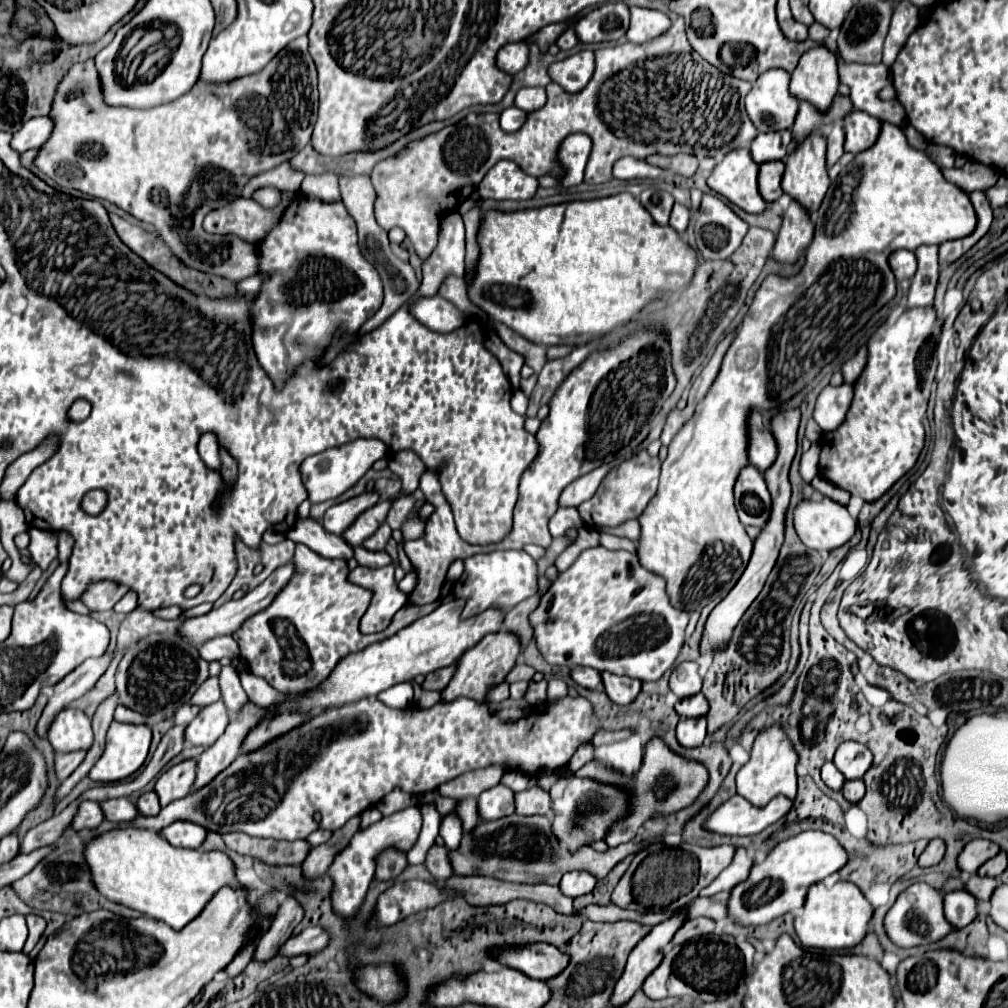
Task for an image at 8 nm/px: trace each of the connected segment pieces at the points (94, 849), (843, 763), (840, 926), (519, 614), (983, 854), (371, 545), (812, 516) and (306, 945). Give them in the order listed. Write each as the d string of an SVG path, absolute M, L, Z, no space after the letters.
M128 828L106 832L86 844L86 862L102 896L150 918L158 918L174 930L182 930L192 922L216 890L224 886L234 890L246 888L236 880L236 864L224 852L174 848L154 830Z
M842 742L834 756L834 766L844 774L846 780L862 780L872 764L872 752L858 742Z
M818 882L810 886L802 912L794 918L794 928L800 944L806 948L842 950L856 946L866 936L866 924L870 922L870 918L872 906L862 896L858 886L850 882L836 882L834 886Z
M540 596L528 598L528 600L520 602L514 610L510 610L504 616L504 628L510 630L510 632L514 632L514 634L518 634L522 646L526 646L528 640L534 636L532 626L530 626L530 612L538 608L538 602L540 602Z
M972 840L960 852L958 868L964 872L976 872L986 860L994 858L994 854L998 854L998 850L1000 850L1000 846L990 840Z
M382 524L382 526L378 528L378 532L376 532L372 538L368 538L368 540L364 542L364 548L366 548L366 550L370 550L370 552L384 550L384 548L386 548L386 544L388 544L388 540L390 540L390 536L392 536L390 526L388 526L388 524Z
M824 496L798 502L794 508L794 528L808 548L834 550L854 536L856 522L846 506L838 506L838 502L830 502Z
M308 928L302 934L288 938L280 946L278 956L292 958L292 956L298 956L298 954L314 954L314 952L322 950L326 944L328 944L328 934L322 928Z

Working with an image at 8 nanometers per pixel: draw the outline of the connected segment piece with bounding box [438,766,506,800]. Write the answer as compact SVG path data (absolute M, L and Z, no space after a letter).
M488 766L488 768L480 768L480 770L472 770L466 772L446 784L442 784L438 788L438 792L442 796L450 796L450 798L476 798L480 792L484 792L486 788L492 788L500 782L502 774L506 770L500 766Z

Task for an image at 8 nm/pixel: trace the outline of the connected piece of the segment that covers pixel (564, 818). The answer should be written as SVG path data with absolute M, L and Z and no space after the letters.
M570 778L564 794L552 802L552 810L556 814L552 830L558 836L558 840L564 842L574 852L584 844L602 840L608 826L626 814L626 806L628 806L628 796L622 790L586 778Z

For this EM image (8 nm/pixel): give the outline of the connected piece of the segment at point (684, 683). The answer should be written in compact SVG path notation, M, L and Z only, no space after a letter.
M682 662L680 666L674 668L670 676L670 690L682 700L690 698L692 694L698 694L702 688L702 678L698 674L698 664L696 662Z

